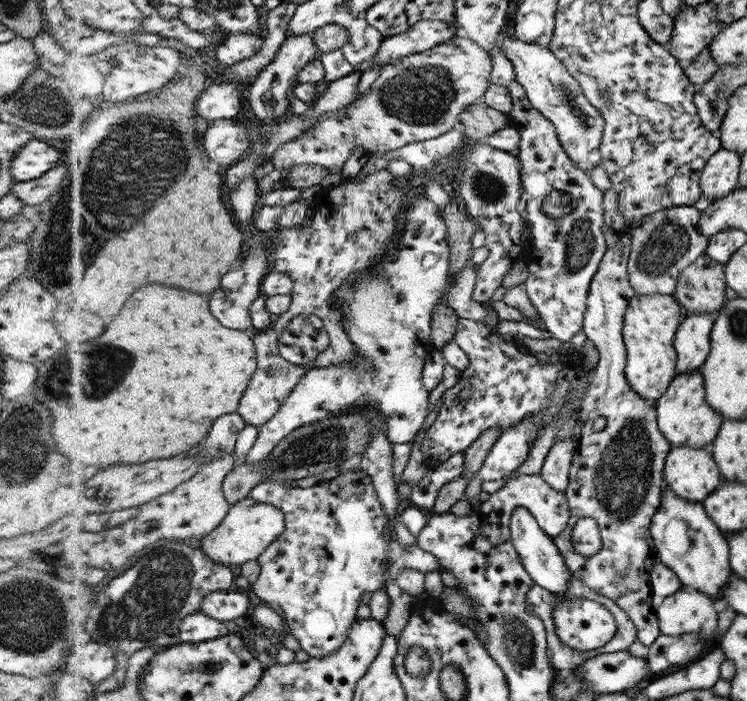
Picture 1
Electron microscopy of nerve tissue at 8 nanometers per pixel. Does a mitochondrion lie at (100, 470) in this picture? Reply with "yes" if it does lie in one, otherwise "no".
no

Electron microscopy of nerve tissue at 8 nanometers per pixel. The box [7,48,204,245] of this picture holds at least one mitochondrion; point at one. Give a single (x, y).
(42, 104)

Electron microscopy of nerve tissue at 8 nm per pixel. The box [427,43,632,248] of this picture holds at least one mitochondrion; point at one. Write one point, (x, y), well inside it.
(490, 189)

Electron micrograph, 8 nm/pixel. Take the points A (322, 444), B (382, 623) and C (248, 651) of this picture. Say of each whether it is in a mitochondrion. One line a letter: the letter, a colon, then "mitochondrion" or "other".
A: mitochondrion
B: other
C: other

